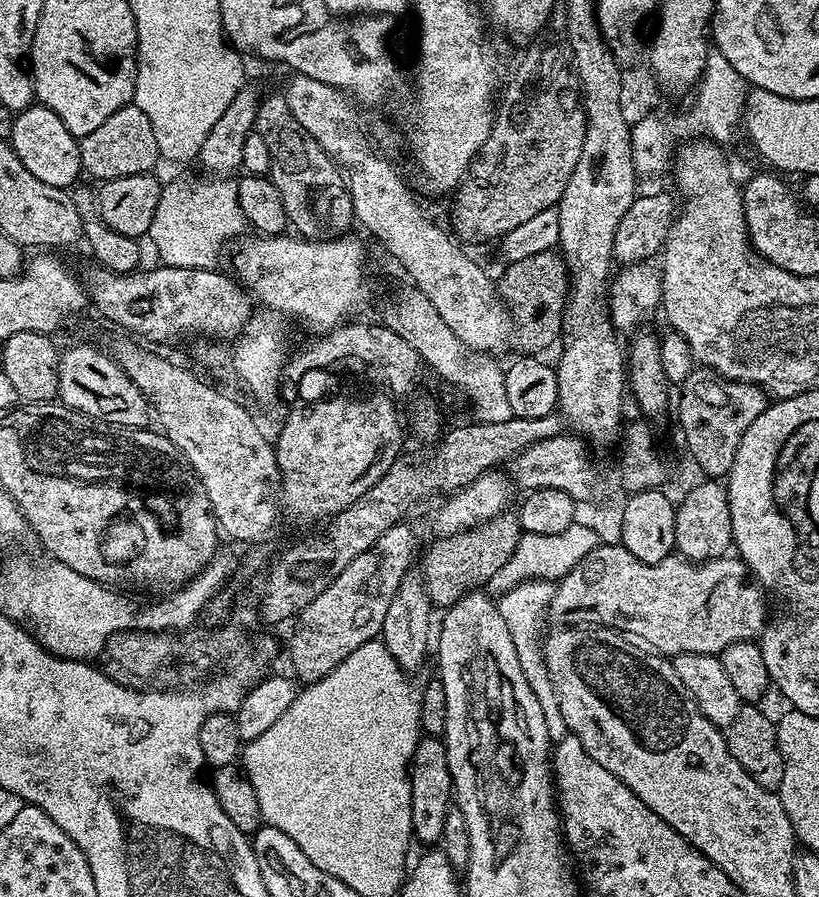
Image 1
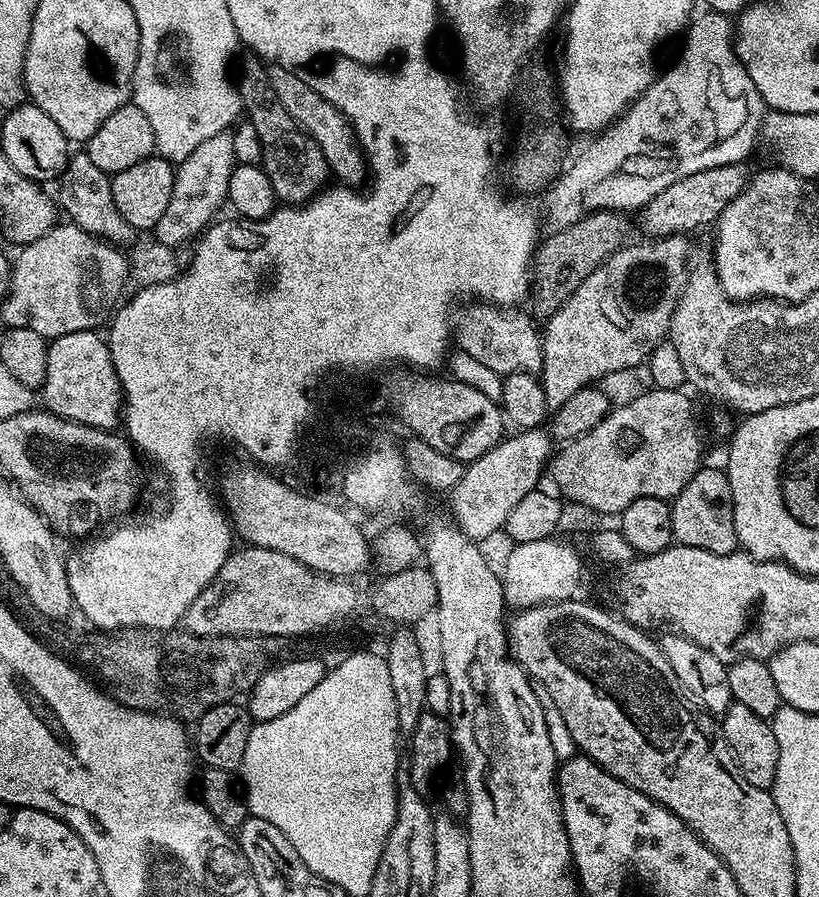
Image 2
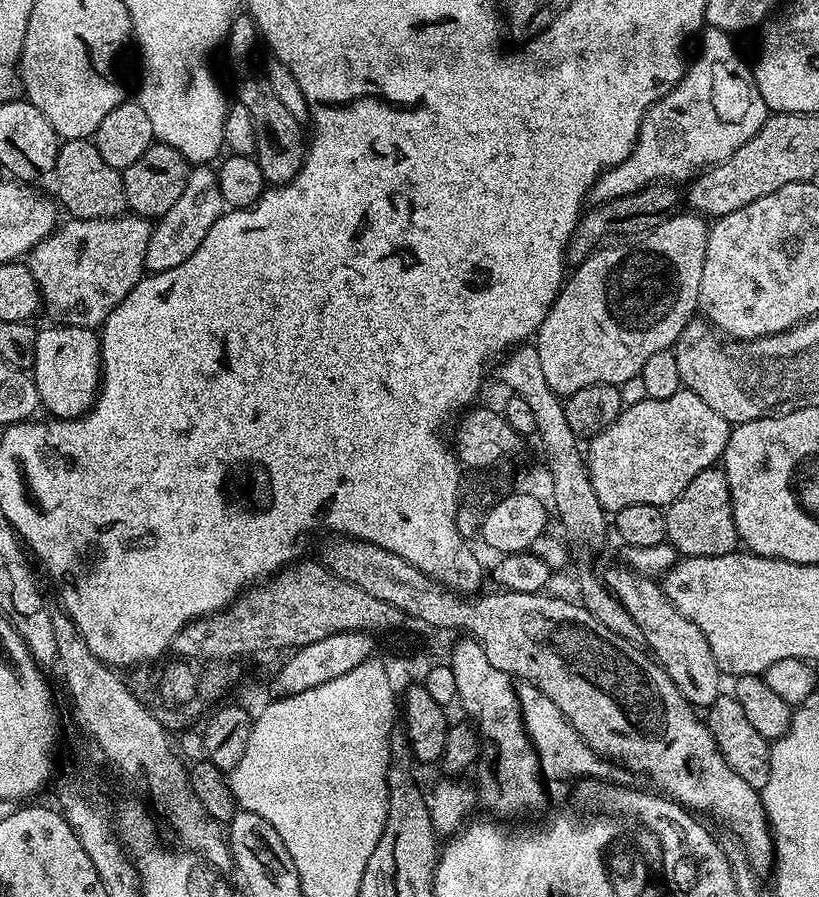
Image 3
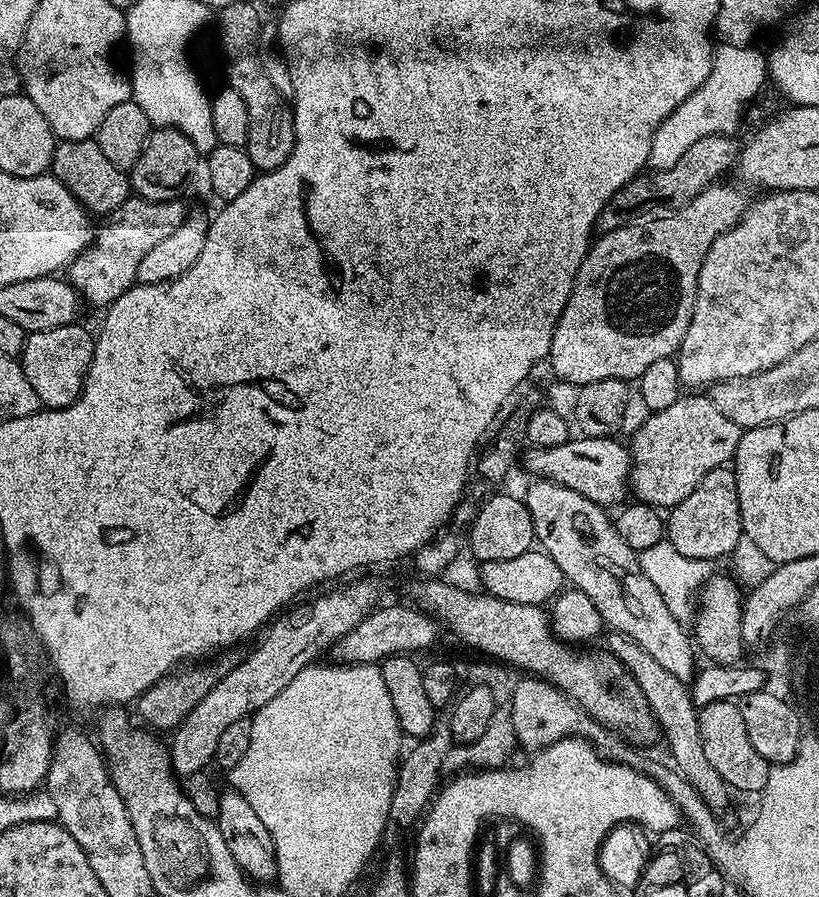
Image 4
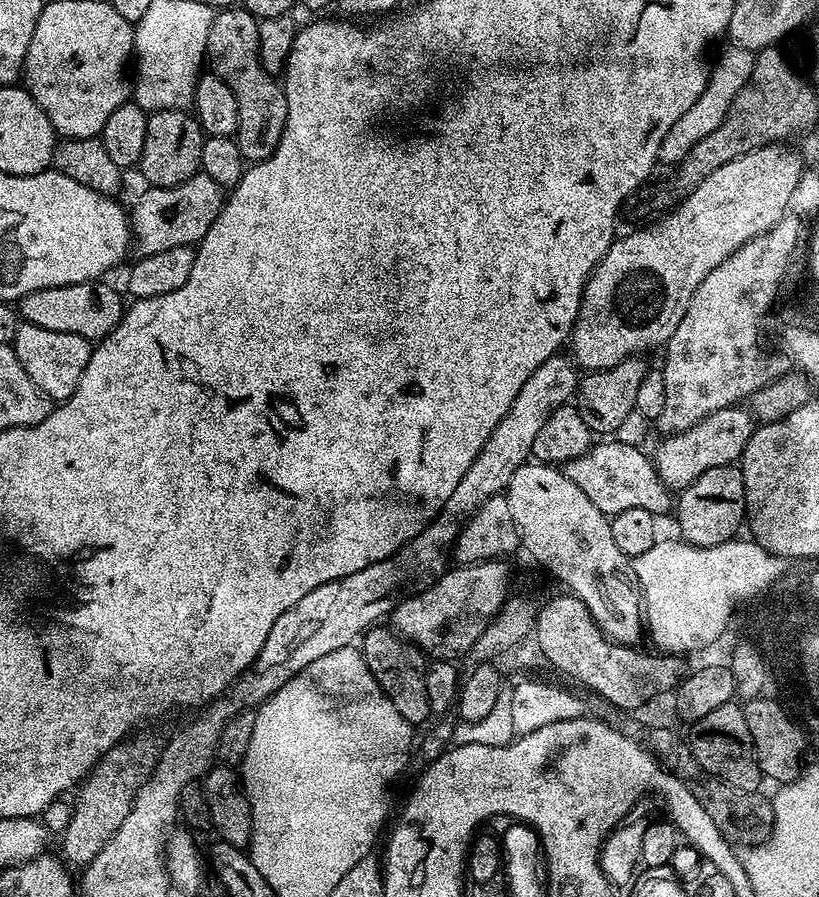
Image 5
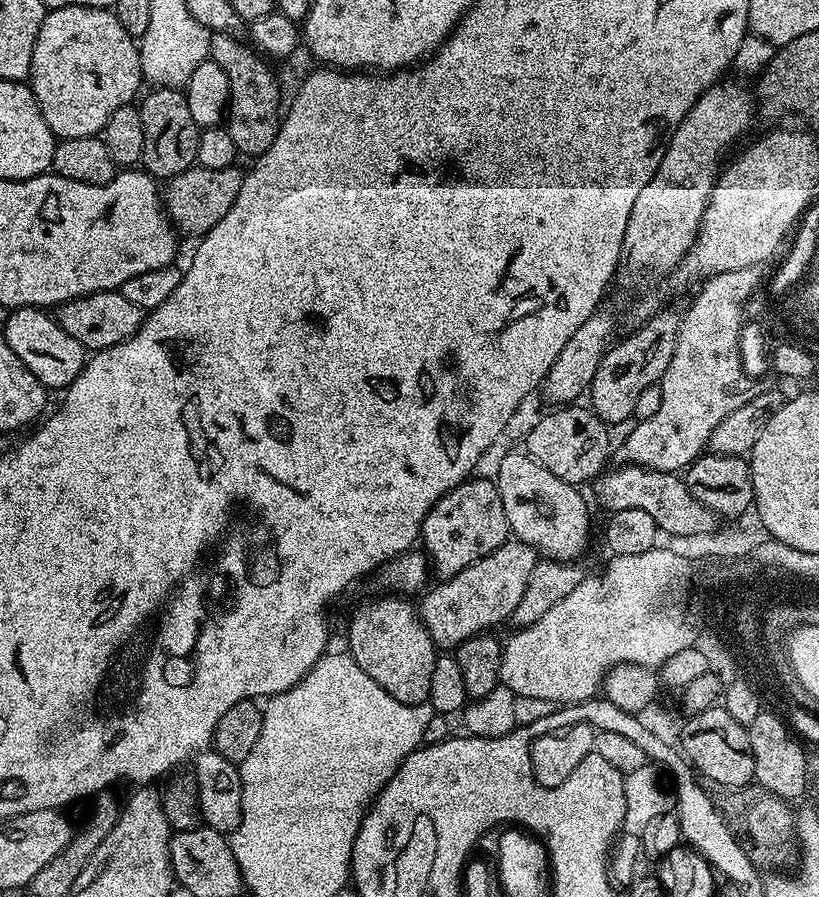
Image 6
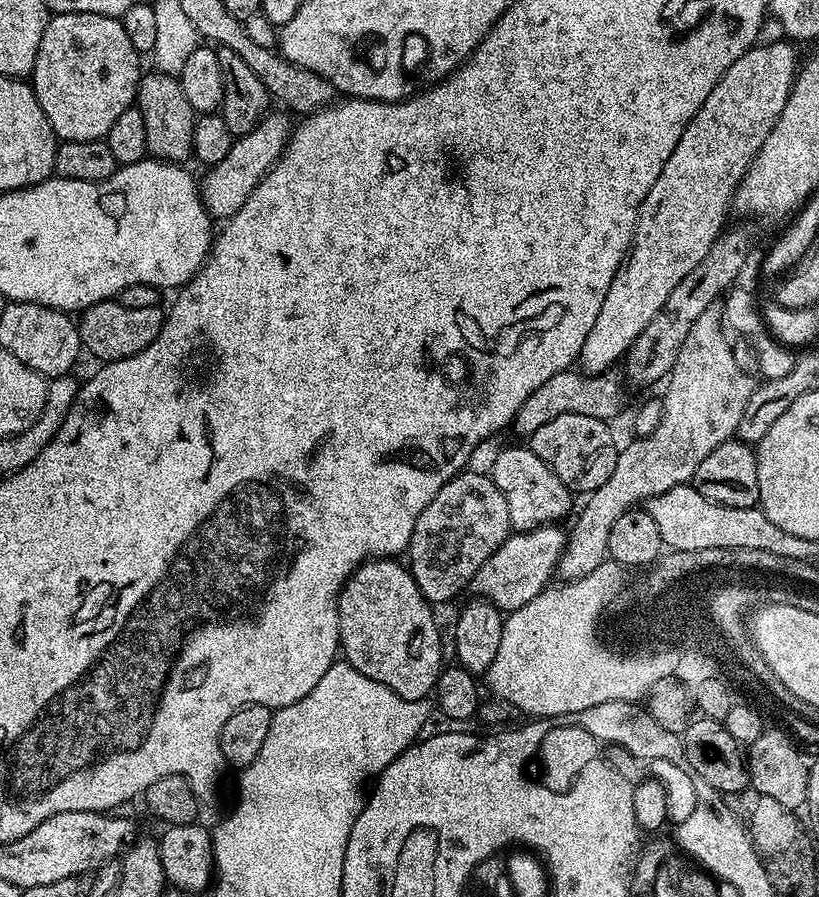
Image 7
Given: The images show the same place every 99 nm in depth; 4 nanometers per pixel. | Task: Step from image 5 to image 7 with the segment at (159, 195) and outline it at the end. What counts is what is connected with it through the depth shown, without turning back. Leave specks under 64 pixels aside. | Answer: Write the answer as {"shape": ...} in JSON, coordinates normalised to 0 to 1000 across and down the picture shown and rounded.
{"shape":[[[324,128],[313,143],[300,151],[287,153],[281,163],[281,172],[276,172],[271,181],[260,183],[253,188],[254,197],[247,201],[242,213],[244,220],[249,222],[255,241],[265,246],[277,246],[298,229],[300,221],[310,216],[322,195],[336,185],[337,179],[346,172],[347,164],[352,161],[354,137],[352,138],[347,129],[332,128]]]}

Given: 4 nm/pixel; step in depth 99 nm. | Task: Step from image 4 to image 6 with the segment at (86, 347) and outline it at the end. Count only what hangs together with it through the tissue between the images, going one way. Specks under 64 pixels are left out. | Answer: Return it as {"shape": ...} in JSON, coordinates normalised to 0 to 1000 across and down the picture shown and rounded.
{"shape":[[[48,343],[16,344],[10,351],[9,362],[2,367],[2,377],[17,390],[22,399],[31,404],[37,415],[54,428],[55,434],[82,434],[83,429],[93,425],[95,417],[103,411],[105,390],[98,385],[95,377],[85,377],[85,372],[81,372],[76,363],[71,363],[68,353],[62,347]]]}

